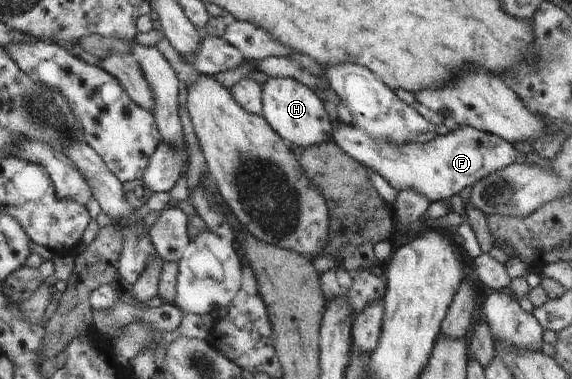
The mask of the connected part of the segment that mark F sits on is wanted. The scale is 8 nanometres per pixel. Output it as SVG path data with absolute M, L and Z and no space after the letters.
M340 119L338 121L332 123L332 140L345 153L378 173L398 193L411 190L428 199L430 203L449 200L468 185L511 165L519 153L512 143L502 137L471 126L449 131L444 136L438 135L430 142L407 142L403 145L383 138L376 140L357 124L347 124Z

